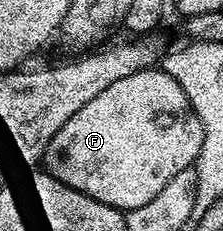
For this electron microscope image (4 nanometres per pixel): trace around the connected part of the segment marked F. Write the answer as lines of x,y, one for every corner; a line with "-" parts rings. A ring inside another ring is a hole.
164,70
137,71
108,85
104,93
92,97
84,109
76,109
76,113
60,125
48,148
49,170
67,187
74,187
93,199
129,213
140,205
148,205
176,173
194,167
203,145
202,122
182,86

